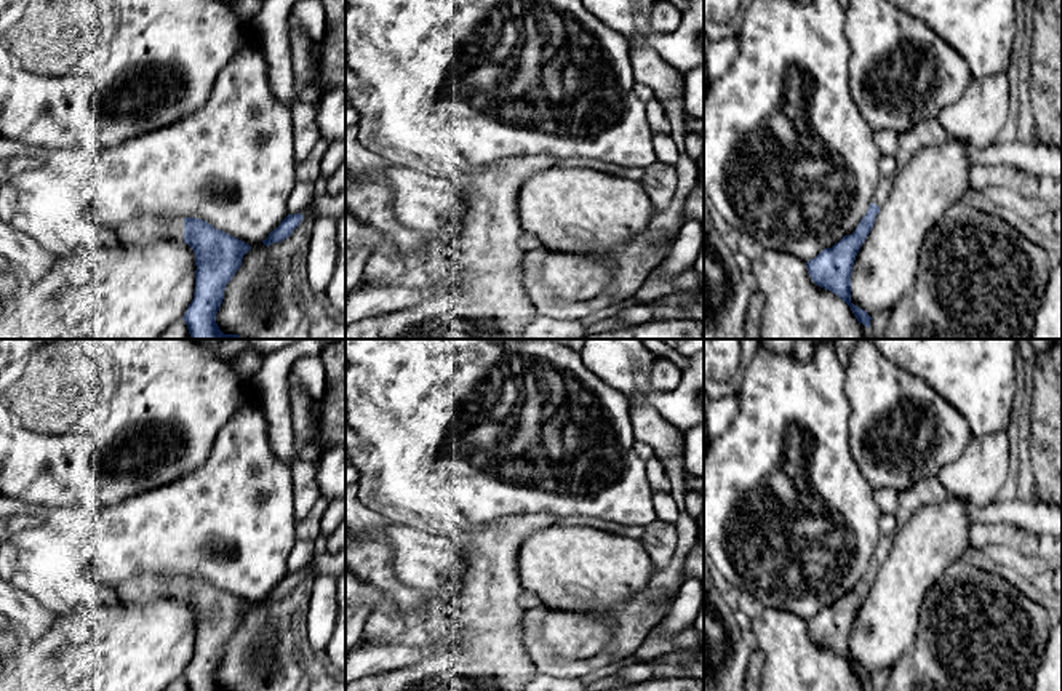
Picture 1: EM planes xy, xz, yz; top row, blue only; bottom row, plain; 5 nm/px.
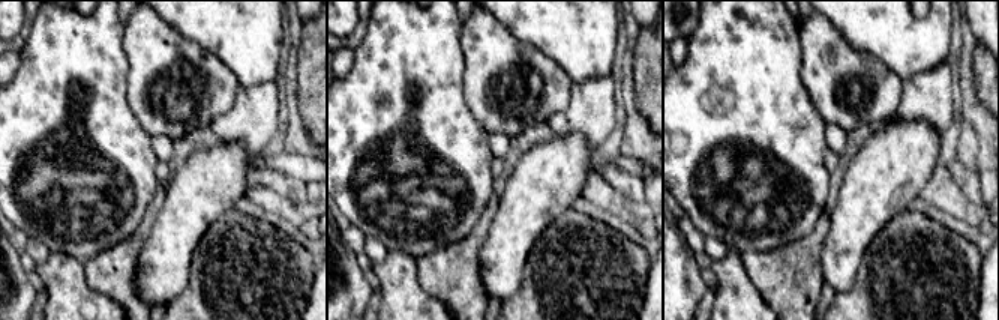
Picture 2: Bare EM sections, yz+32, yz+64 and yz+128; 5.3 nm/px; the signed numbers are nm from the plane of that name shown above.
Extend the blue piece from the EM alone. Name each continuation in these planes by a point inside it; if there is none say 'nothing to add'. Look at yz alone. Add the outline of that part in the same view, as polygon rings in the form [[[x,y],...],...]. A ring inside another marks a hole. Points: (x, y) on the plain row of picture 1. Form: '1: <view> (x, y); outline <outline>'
1: yz (880, 555); outline [[[891,539],[884,541],[884,542],[881,544],[881,549],[873,555],[872,561],[875,561],[876,565],[881,566],[881,565],[884,563],[884,560],[886,560],[886,555],[888,555],[889,550],[891,550],[891,547],[892,547]]]

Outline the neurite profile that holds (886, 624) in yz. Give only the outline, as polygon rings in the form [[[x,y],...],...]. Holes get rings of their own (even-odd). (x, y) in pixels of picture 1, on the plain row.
[[[947,496],[939,505],[928,505],[899,526],[892,547],[875,576],[873,585],[862,601],[851,632],[851,661],[870,675],[892,665],[915,645],[918,613],[932,584],[971,549],[971,523],[964,501]]]

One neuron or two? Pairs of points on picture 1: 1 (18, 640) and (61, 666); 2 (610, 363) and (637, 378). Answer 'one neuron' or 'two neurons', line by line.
1: two neurons
2: one neuron

